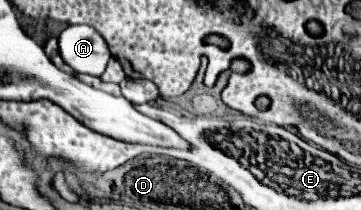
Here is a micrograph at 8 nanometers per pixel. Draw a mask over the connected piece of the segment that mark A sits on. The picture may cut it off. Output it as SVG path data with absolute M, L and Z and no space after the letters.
M70 25L60 37L62 59L78 73L100 77L110 59L108 45L104 37L90 25Z

